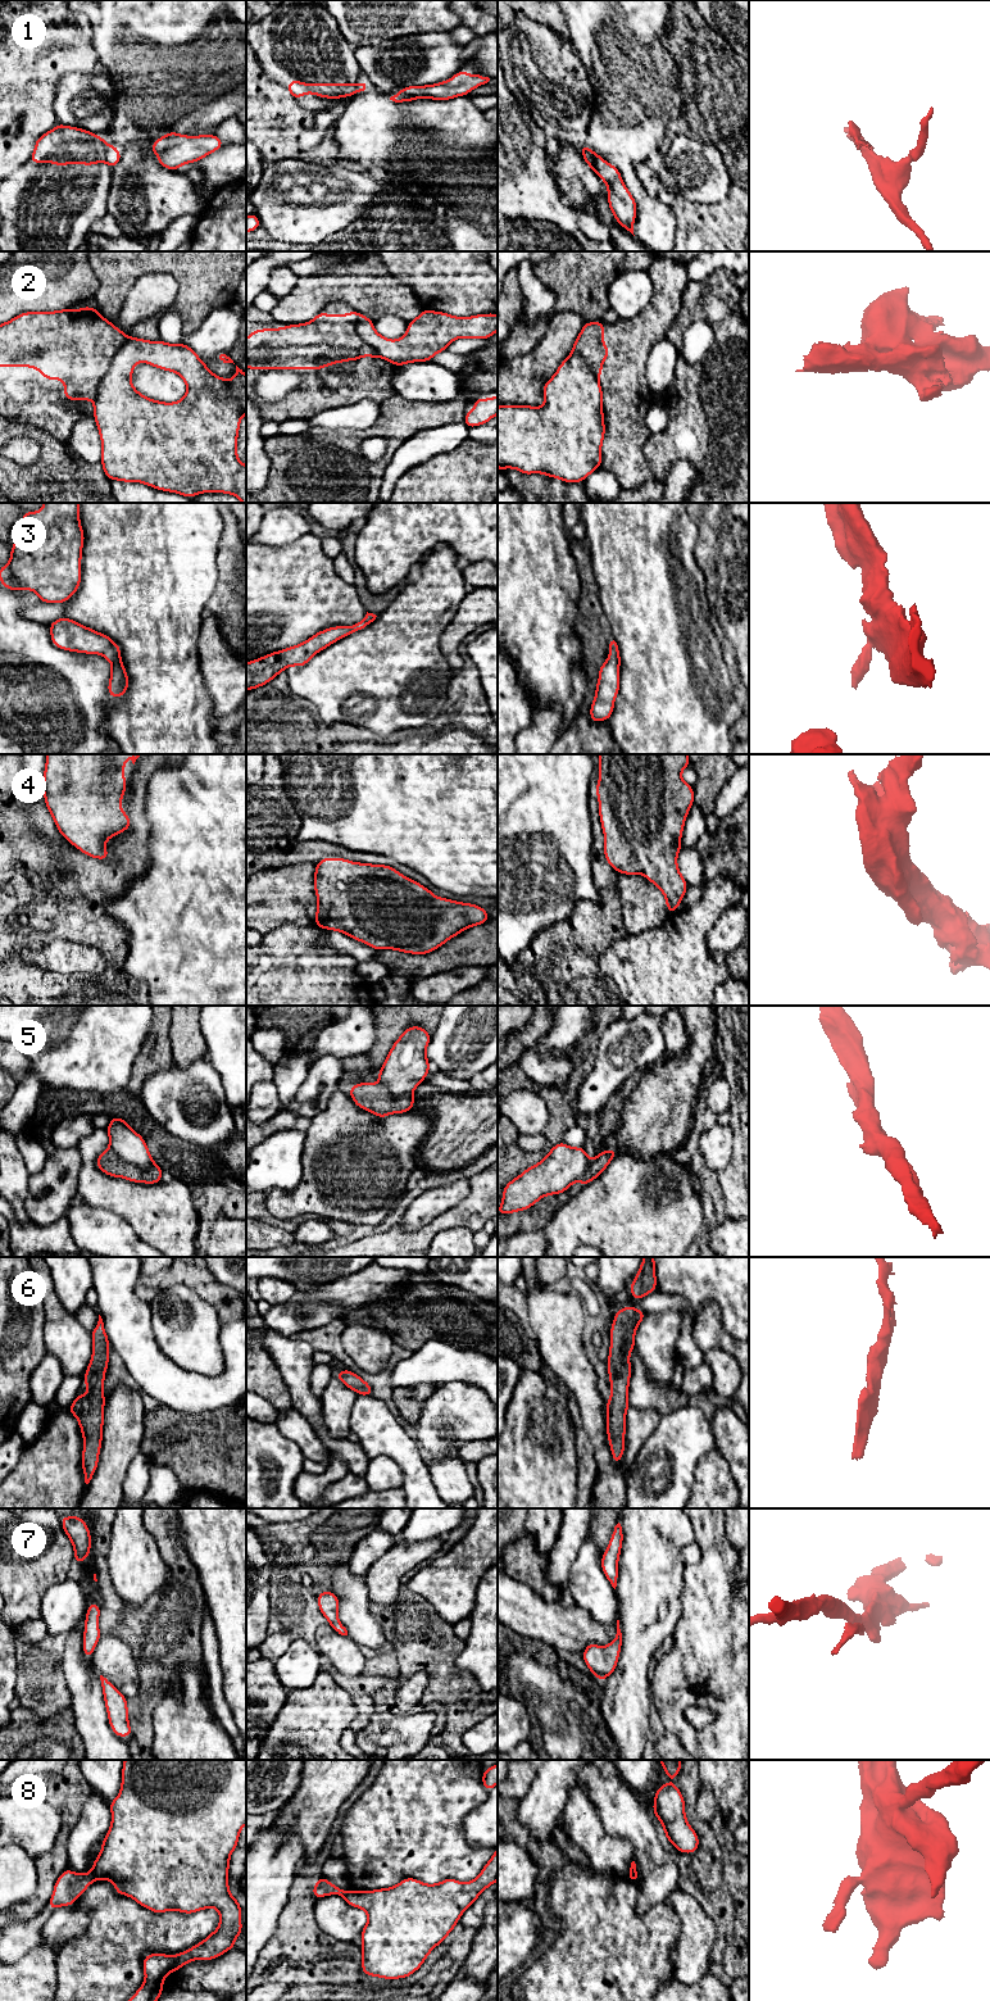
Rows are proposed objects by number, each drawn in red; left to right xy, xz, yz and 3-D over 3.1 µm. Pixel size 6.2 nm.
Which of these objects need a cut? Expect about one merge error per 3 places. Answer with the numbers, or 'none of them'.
1, 5, 8

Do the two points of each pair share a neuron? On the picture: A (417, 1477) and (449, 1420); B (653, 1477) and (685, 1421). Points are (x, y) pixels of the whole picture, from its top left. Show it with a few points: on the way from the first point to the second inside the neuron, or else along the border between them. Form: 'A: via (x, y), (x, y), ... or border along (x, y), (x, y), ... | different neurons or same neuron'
A: border along (417, 1443), (426, 1456) | different neurons
B: via (666, 1462), (684, 1435) | same neuron

